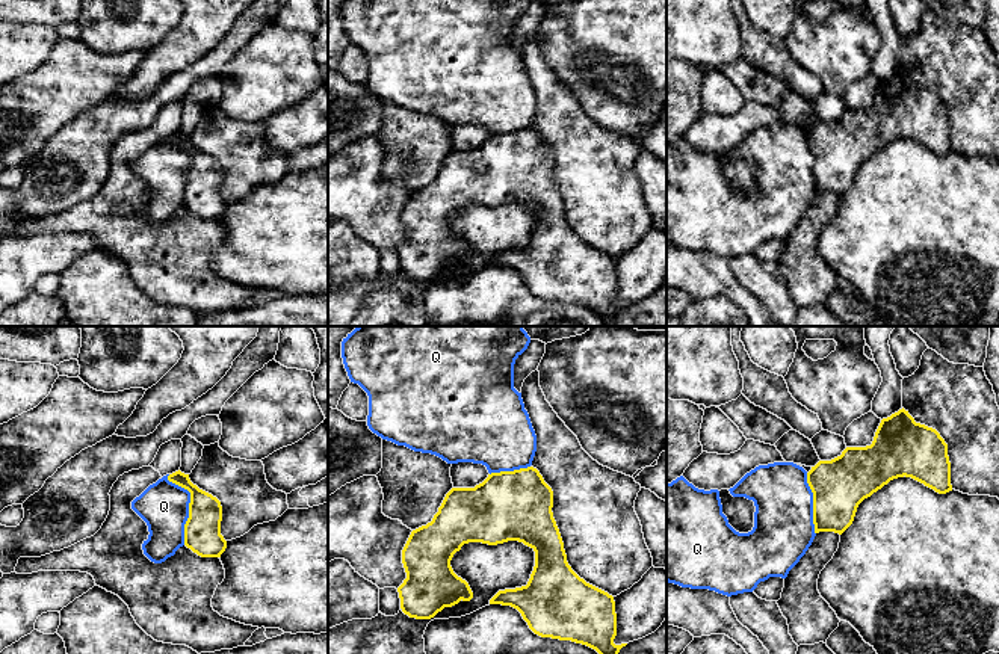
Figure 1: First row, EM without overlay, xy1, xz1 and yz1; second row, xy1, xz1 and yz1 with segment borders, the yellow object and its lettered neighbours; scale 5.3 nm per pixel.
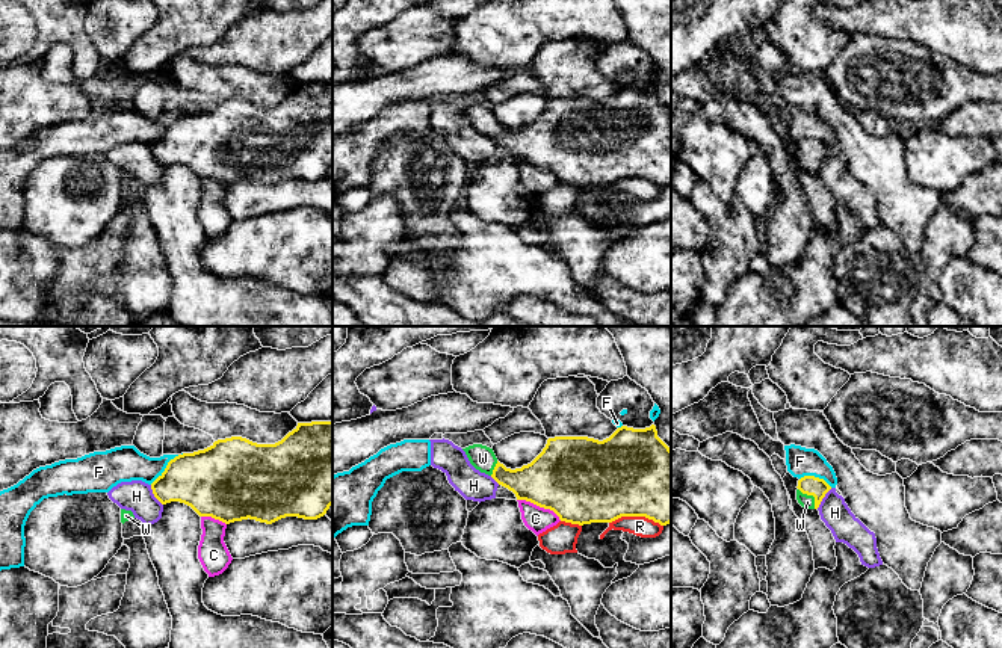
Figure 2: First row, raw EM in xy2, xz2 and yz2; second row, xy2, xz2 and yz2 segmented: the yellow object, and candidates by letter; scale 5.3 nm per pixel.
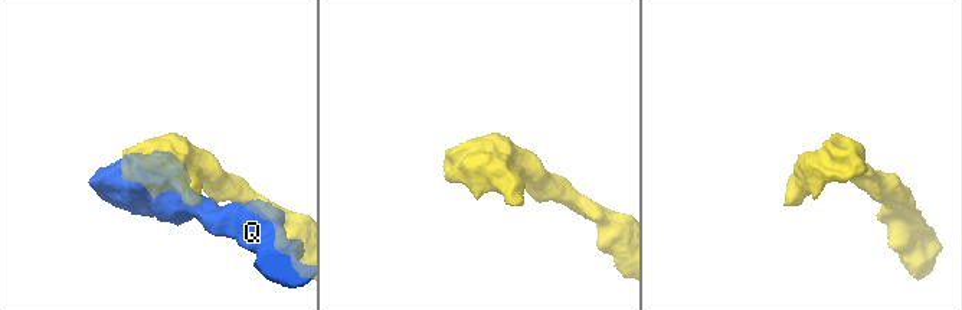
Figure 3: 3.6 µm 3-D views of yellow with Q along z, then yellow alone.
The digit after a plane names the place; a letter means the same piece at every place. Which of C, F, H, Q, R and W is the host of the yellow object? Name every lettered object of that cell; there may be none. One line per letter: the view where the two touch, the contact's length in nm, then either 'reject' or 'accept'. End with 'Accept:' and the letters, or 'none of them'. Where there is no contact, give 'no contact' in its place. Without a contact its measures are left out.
C: xz2 | 260 nm | reject
F: xy2 | 220 nm | reject
H: yz2 | 140 nm | reject
Q: xy1 | 380 nm | reject
R: xz2 | 280 nm | reject
W: yz2 | 140 nm | accept
Accept: W

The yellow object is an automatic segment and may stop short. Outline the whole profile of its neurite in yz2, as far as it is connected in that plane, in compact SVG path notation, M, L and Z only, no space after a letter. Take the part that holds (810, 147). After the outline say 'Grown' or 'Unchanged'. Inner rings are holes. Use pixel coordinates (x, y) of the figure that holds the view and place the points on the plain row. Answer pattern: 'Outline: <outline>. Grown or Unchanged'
Outline: M804 137L798 142L796 162L806 171L818 171L831 148L819 139Z. Grown

